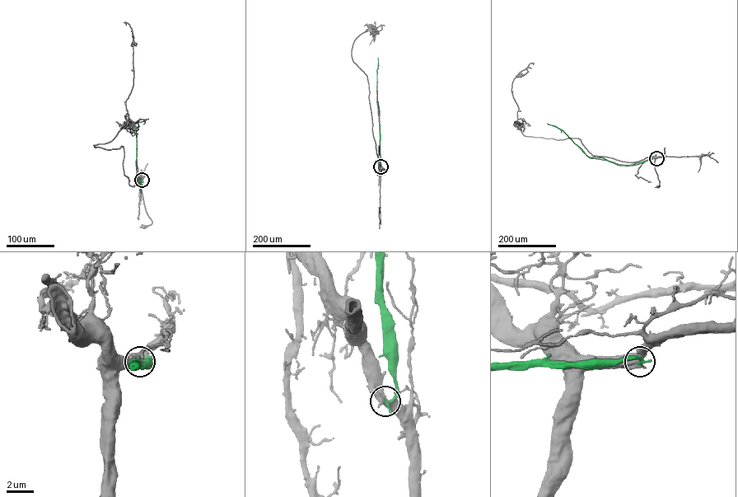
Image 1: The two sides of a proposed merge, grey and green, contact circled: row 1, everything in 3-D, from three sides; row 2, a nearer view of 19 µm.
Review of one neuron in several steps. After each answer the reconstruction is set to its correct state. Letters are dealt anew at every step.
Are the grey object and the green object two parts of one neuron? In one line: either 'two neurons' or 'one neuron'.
one neuron

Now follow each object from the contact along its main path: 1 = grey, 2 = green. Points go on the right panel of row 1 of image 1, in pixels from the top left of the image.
1: (656, 158), (654, 168), (660, 181), (658, 187)
2: (656, 158), (625, 166), (603, 157), (589, 157), (562, 130), (547, 124)

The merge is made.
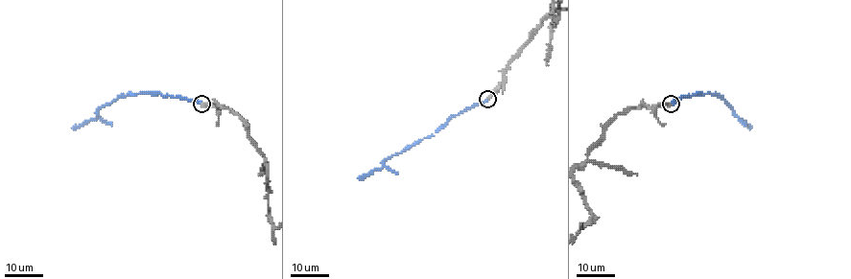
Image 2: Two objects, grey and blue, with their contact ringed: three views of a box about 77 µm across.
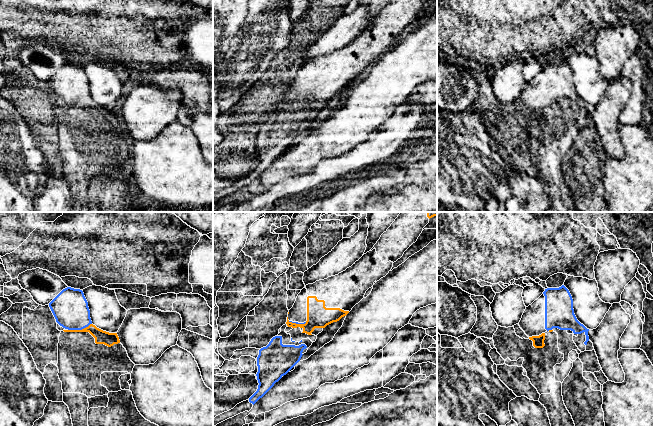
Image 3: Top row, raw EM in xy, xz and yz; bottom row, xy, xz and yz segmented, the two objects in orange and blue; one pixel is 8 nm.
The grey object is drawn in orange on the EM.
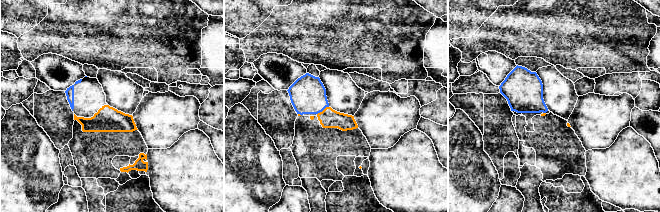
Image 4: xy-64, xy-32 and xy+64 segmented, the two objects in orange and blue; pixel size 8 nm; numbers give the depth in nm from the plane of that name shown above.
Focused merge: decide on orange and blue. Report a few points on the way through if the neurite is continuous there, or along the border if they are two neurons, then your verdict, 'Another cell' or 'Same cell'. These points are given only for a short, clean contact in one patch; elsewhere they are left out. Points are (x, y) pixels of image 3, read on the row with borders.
Path across: xy (101, 337), (92, 329), (79, 330), (79, 321), (70, 308). Same cell

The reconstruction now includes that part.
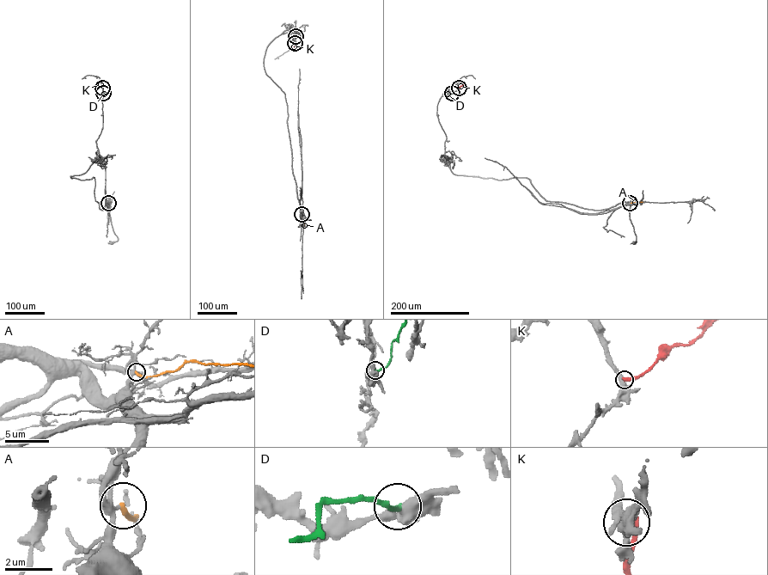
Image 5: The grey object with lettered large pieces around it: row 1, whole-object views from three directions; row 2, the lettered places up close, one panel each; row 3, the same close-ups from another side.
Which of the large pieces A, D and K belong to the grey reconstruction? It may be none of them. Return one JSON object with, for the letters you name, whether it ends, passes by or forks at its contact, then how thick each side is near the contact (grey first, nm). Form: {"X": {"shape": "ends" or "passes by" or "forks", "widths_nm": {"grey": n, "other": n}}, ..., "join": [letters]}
{"join": []}

